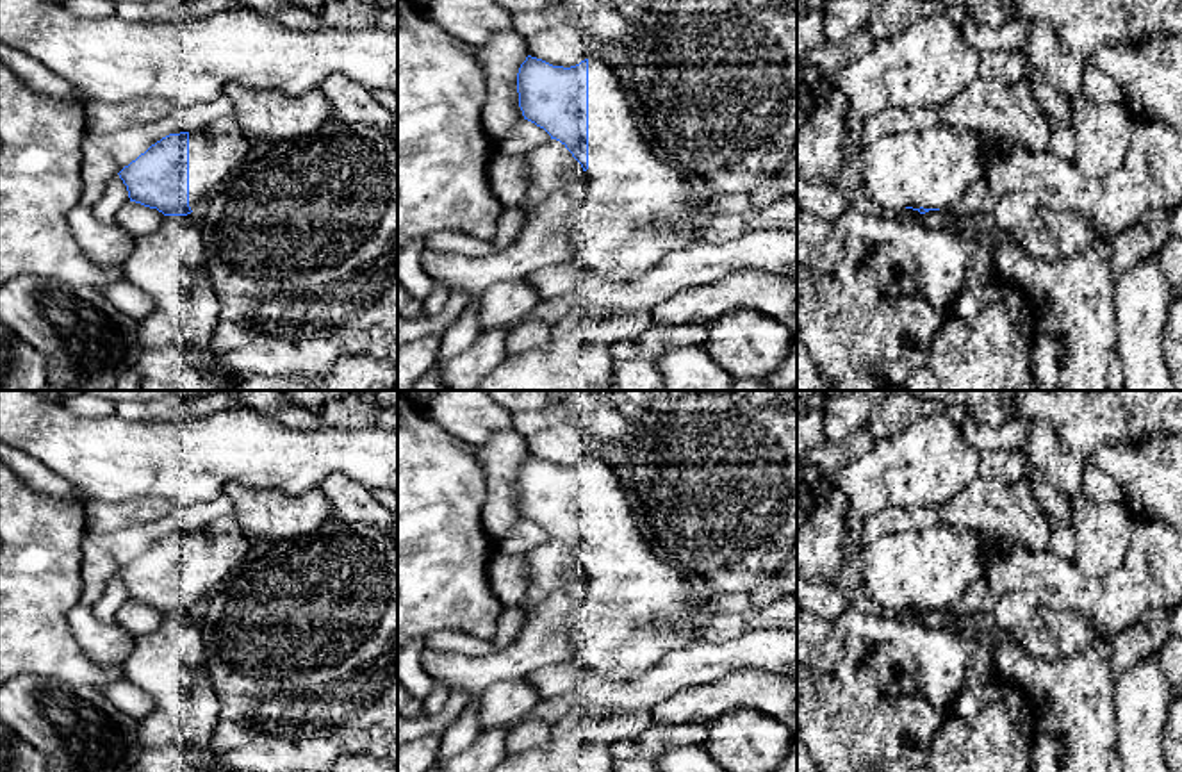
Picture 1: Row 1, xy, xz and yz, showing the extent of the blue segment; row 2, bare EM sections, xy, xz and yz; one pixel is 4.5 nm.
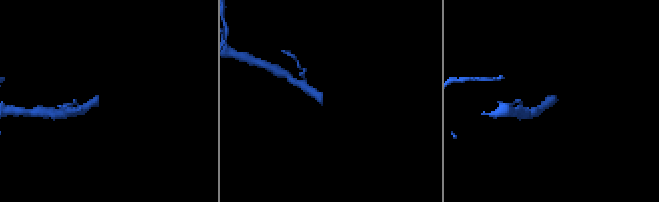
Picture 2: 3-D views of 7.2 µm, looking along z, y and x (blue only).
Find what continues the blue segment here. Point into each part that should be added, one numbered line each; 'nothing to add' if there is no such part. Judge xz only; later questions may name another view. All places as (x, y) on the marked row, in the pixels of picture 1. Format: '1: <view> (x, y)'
1: xz (640, 207)

